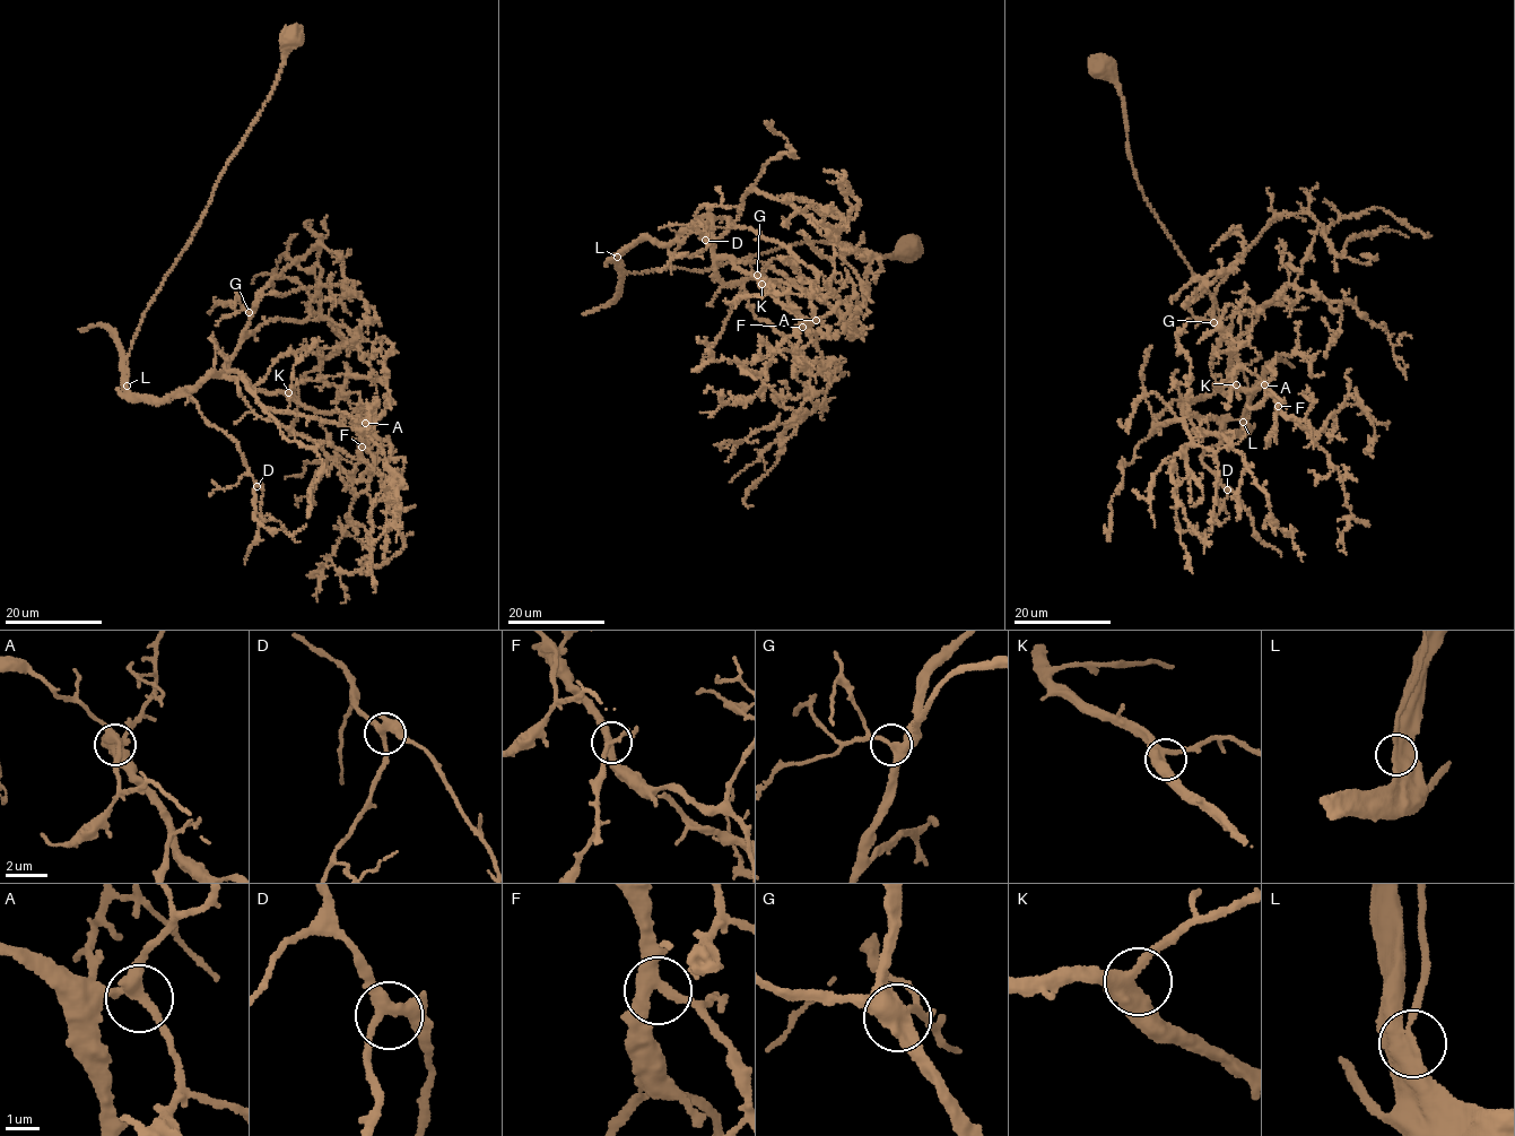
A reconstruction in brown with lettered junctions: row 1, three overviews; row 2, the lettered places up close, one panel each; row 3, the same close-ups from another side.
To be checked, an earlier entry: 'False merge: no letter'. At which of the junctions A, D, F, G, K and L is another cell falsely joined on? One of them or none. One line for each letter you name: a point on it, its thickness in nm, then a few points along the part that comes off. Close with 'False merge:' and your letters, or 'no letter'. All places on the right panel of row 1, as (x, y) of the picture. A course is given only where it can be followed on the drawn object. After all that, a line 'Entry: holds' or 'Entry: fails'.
False merge: no letter
Entry: holds

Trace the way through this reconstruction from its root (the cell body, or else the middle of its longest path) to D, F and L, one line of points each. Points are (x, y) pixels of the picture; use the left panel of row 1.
D: (293, 38), (259, 118), (146, 312), (125, 378), (139, 396), (185, 391), (237, 444), (257, 486)
F: (293, 38), (259, 118), (145, 313), (125, 389), (164, 398), (237, 371), (259, 389), (346, 416), (362, 447)
L: (293, 38), (295, 42), (289, 48), (259, 118), (229, 161), (202, 220), (146, 312), (128, 356), (125, 386)

